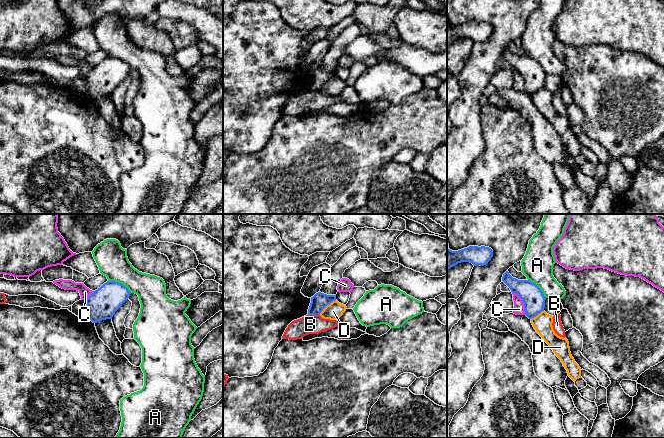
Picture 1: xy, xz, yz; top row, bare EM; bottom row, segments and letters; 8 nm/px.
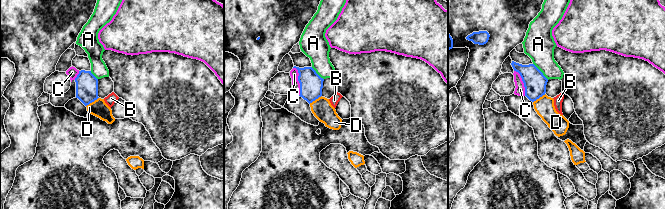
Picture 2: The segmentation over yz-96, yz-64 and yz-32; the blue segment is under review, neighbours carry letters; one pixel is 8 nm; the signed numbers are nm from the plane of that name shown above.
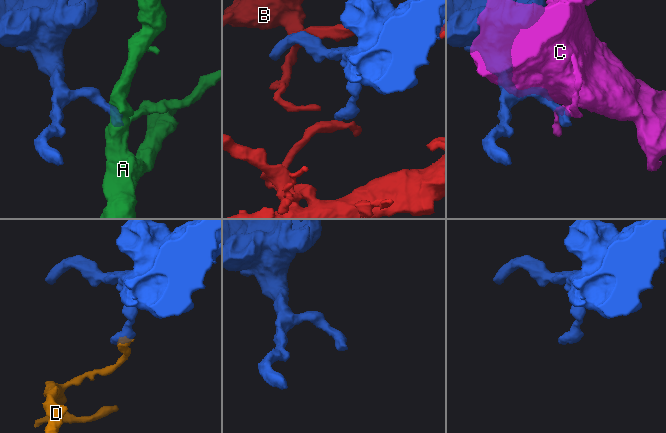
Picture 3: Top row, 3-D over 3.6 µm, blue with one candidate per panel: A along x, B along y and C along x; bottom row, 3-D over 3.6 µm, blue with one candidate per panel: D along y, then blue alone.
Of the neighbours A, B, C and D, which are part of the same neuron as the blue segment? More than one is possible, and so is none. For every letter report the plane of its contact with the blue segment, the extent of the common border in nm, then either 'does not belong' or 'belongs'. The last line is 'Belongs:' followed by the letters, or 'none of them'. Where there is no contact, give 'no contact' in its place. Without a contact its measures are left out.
A: xy | 220 nm | does not belong
B: xz | 100 nm | does not belong
C: yz | 220 nm | does not belong
D: xz | 180 nm | does not belong
Belongs: none of them

